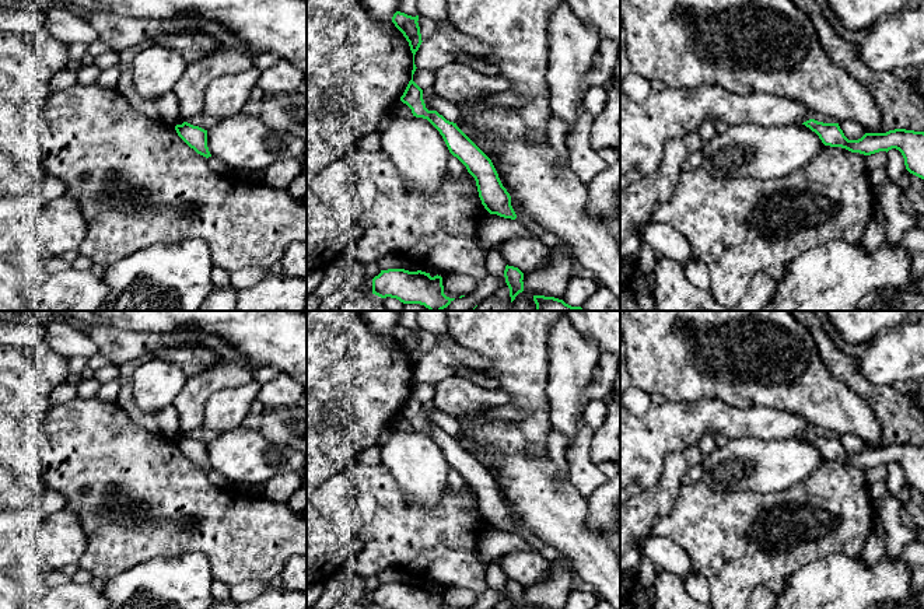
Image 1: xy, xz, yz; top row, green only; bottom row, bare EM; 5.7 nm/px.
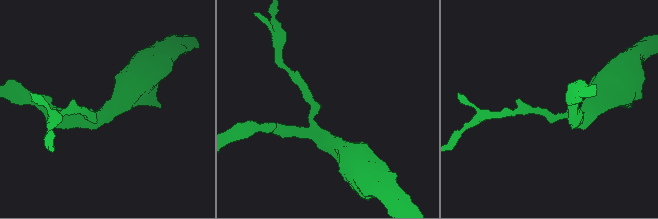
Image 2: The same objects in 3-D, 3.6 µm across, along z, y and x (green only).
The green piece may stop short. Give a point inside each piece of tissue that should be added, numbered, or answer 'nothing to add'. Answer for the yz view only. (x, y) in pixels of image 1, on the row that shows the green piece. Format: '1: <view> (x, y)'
nothing to add

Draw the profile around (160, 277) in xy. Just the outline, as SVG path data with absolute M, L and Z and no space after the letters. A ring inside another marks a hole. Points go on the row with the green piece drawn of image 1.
M202 239L151 245L106 267L108 295L95 311L200 311L213 288L211 253Z

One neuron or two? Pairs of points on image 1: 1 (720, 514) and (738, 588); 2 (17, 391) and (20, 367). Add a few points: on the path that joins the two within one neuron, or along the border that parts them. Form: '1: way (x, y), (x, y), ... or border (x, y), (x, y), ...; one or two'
1: way (725, 532), (734, 541), (734, 570); one
2: way (17, 385), (21, 378), (20, 373); one

